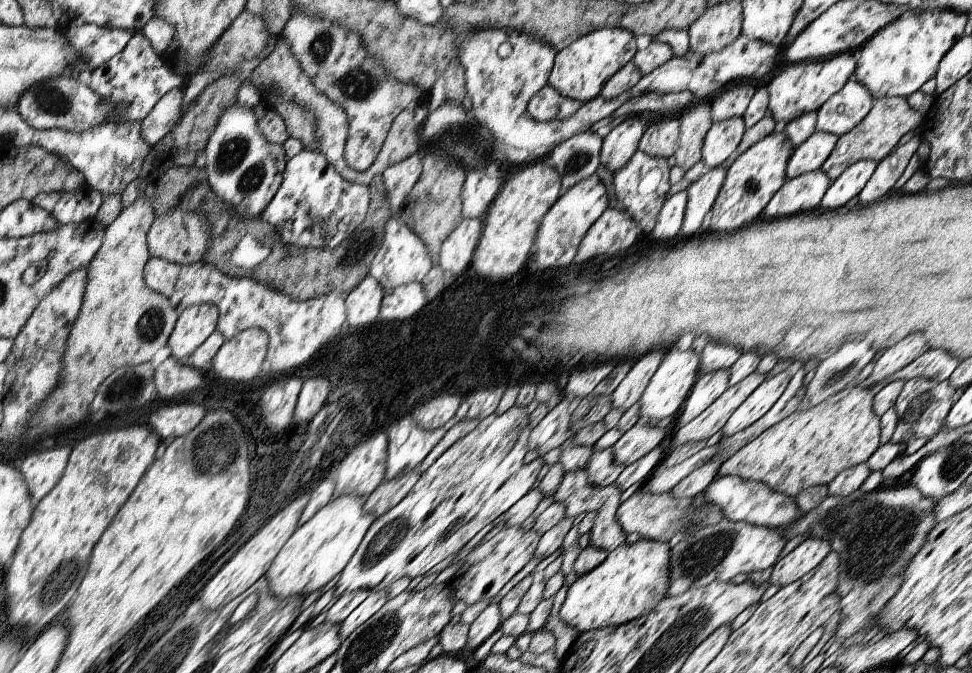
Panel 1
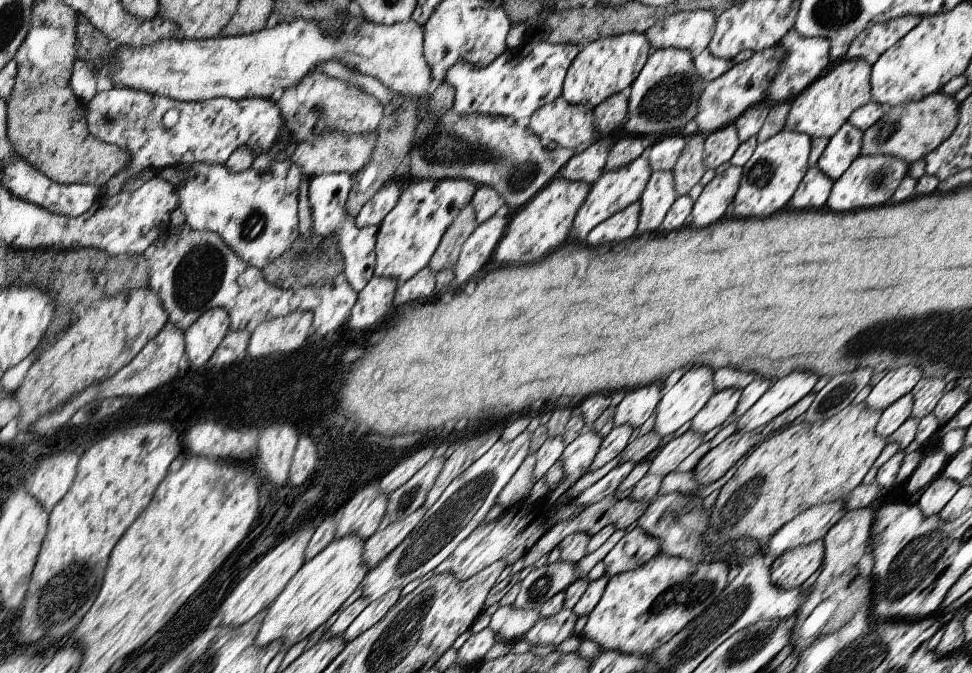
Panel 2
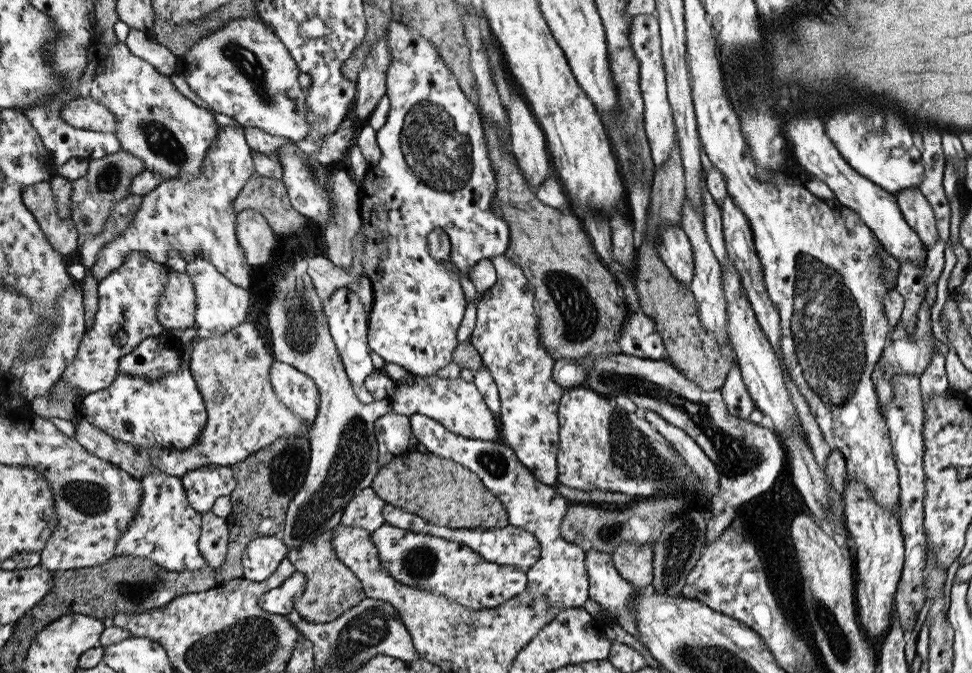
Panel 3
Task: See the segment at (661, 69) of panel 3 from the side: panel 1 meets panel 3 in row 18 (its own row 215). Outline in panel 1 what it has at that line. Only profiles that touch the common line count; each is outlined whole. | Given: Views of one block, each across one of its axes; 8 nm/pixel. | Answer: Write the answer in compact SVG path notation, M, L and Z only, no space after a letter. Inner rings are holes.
M637 150L625 166L621 166L613 174L613 194L615 200L619 200L619 206L625 208L625 212L639 224L641 220L655 218L661 212L665 192L669 190L667 182L667 162L663 158L651 158L643 150Z

